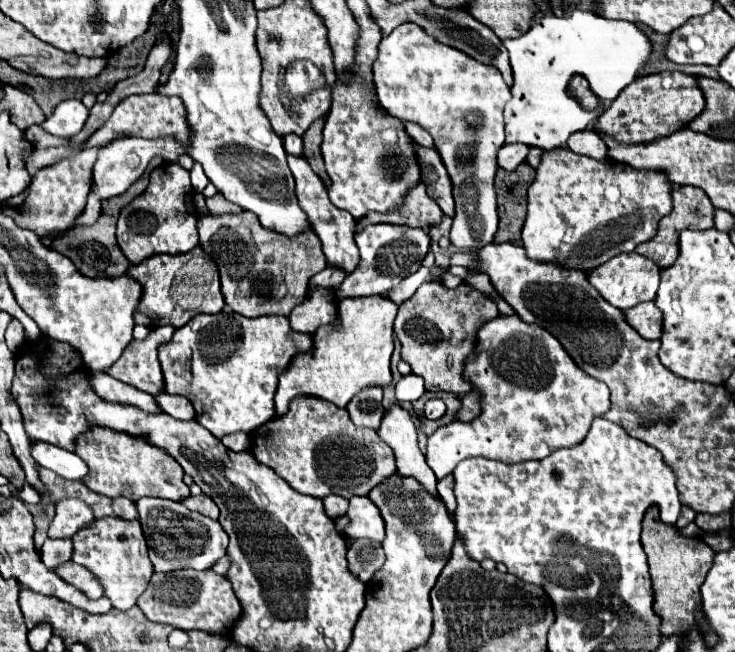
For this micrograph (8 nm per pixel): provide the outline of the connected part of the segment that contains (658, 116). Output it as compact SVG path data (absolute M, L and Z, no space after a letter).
M664 71L654 75L644 75L626 87L618 99L610 103L610 107L598 117L592 127L600 137L610 137L618 143L650 143L654 139L662 139L672 135L674 131L686 127L694 117L698 117L704 109L704 95L696 83L694 75L686 75L680 71Z

